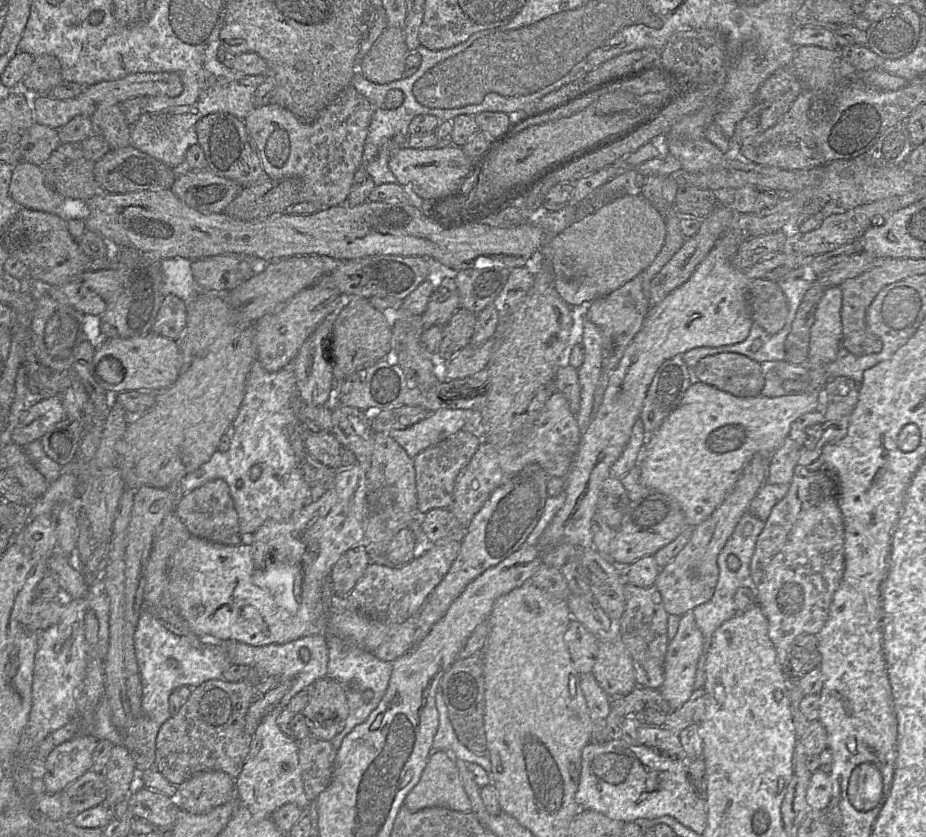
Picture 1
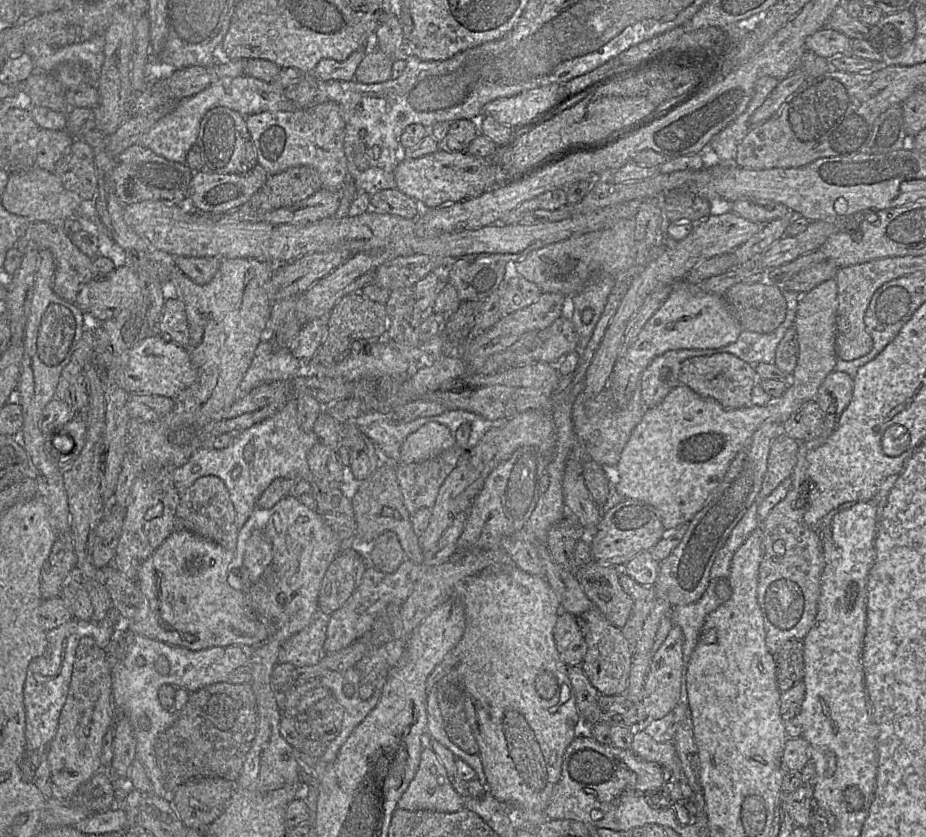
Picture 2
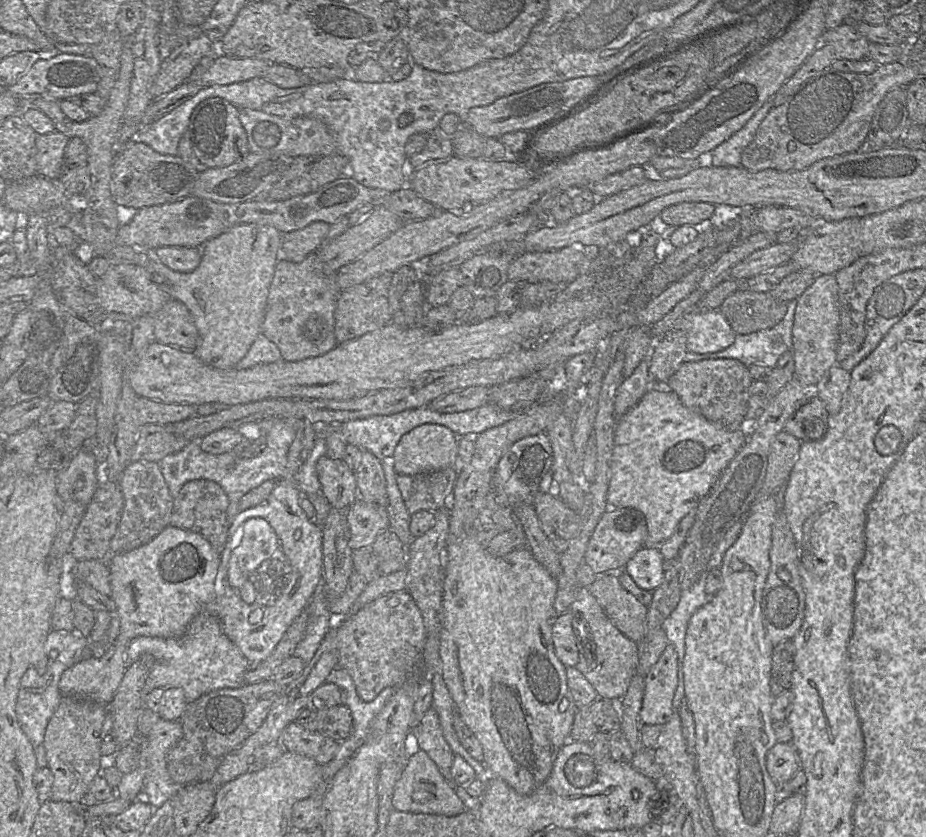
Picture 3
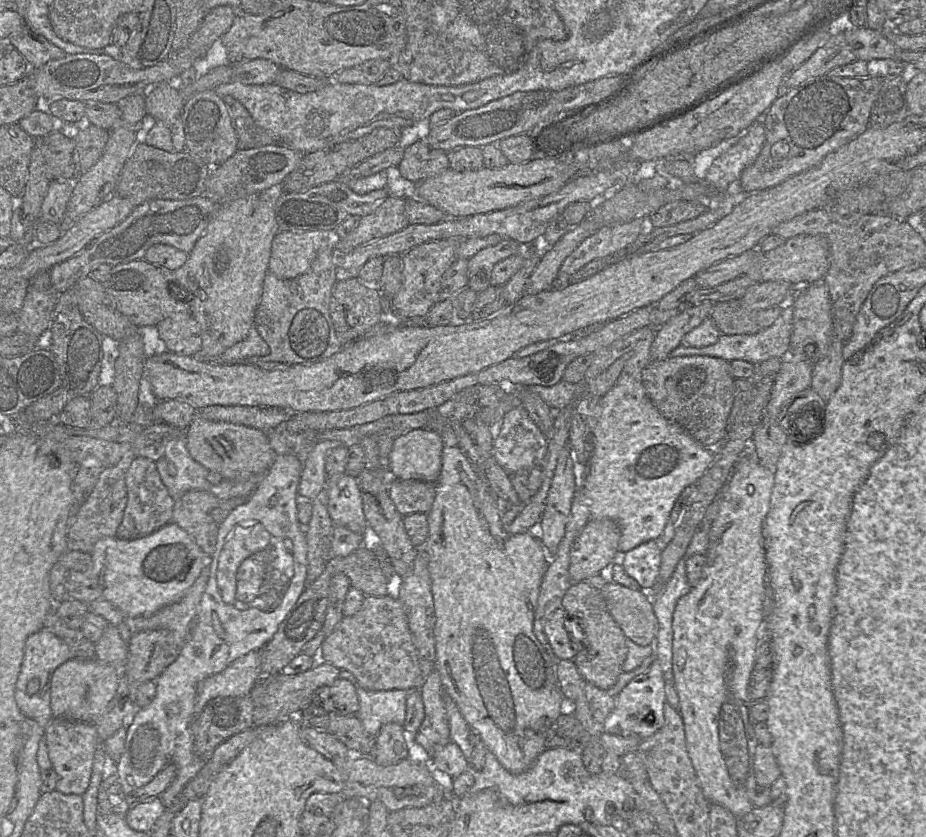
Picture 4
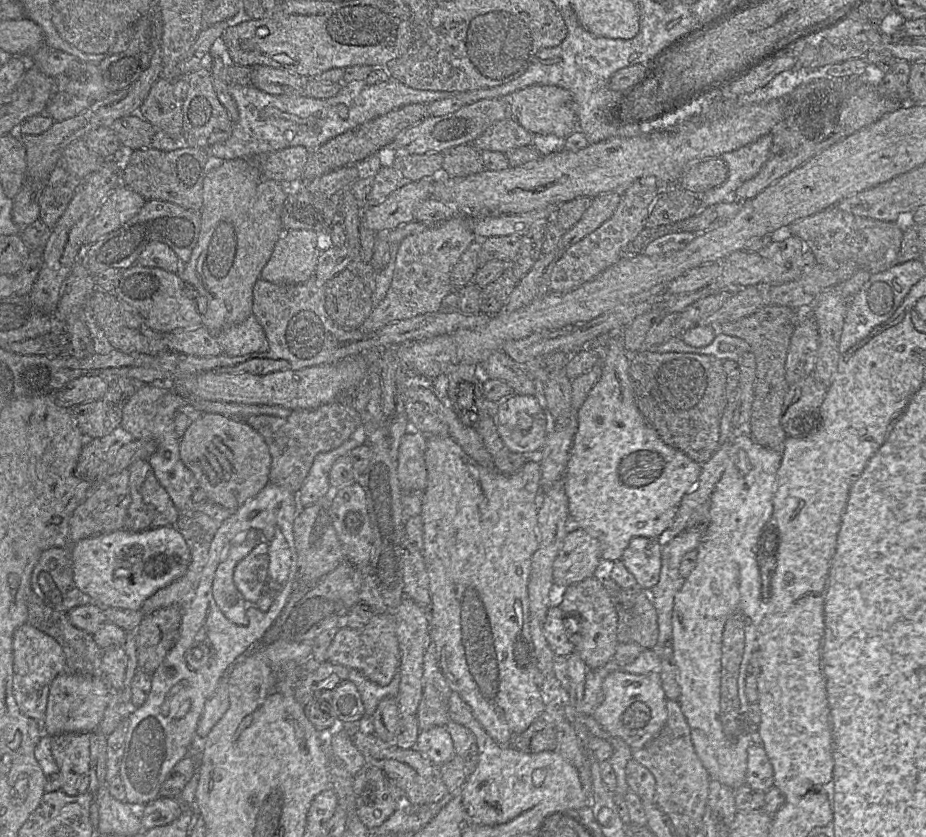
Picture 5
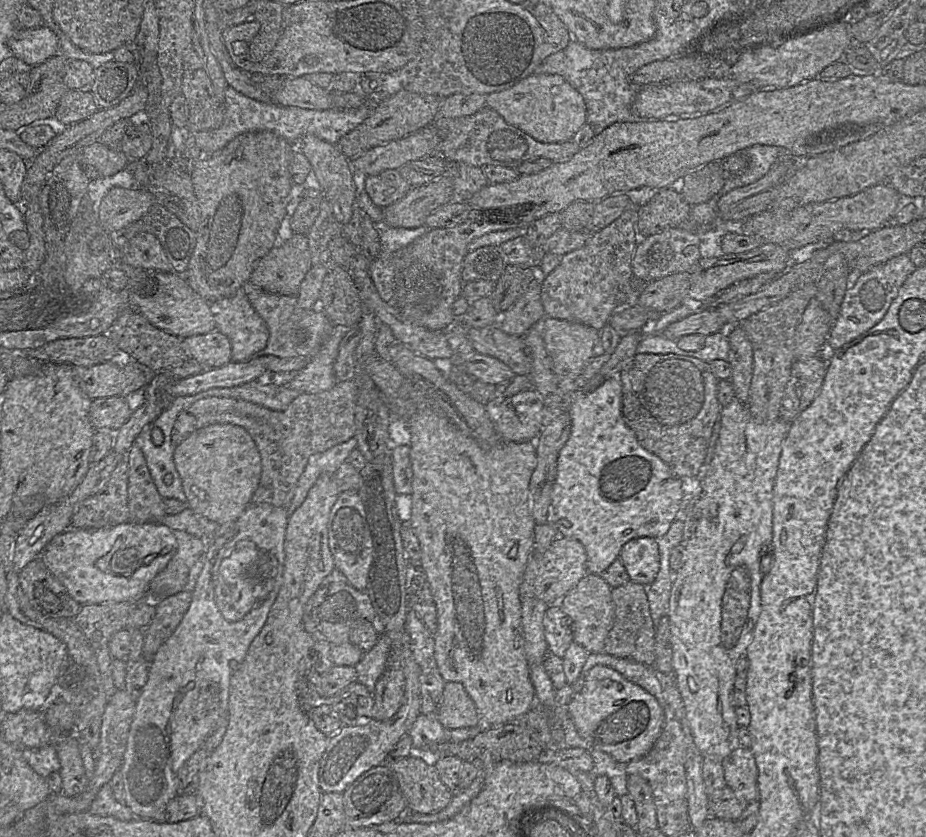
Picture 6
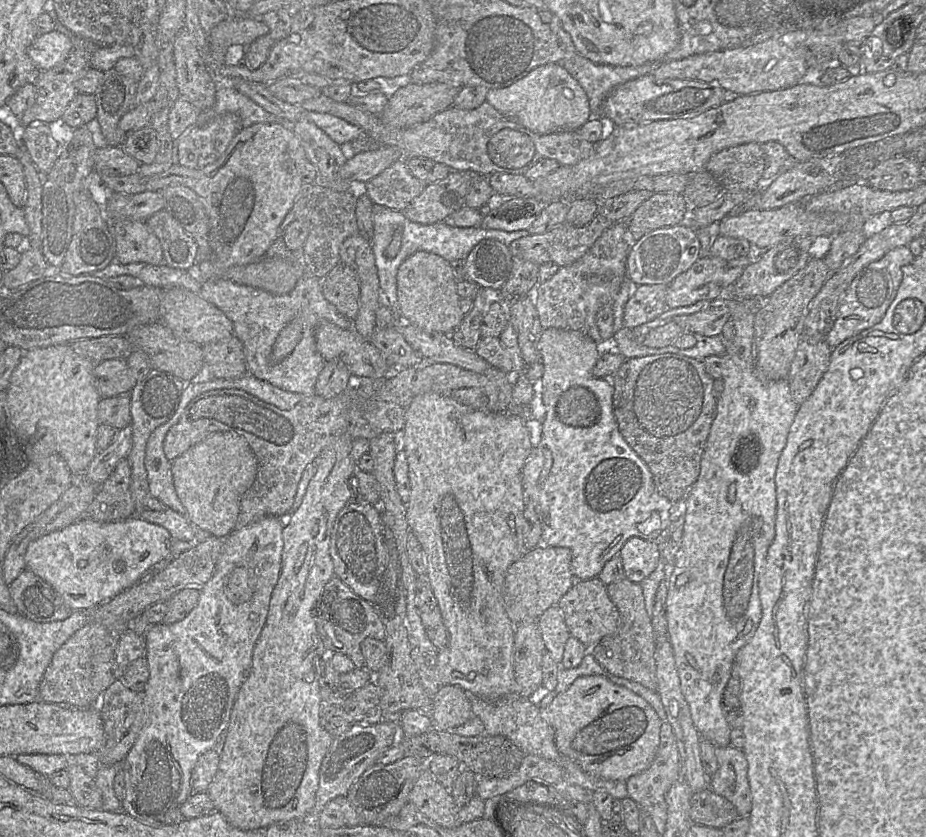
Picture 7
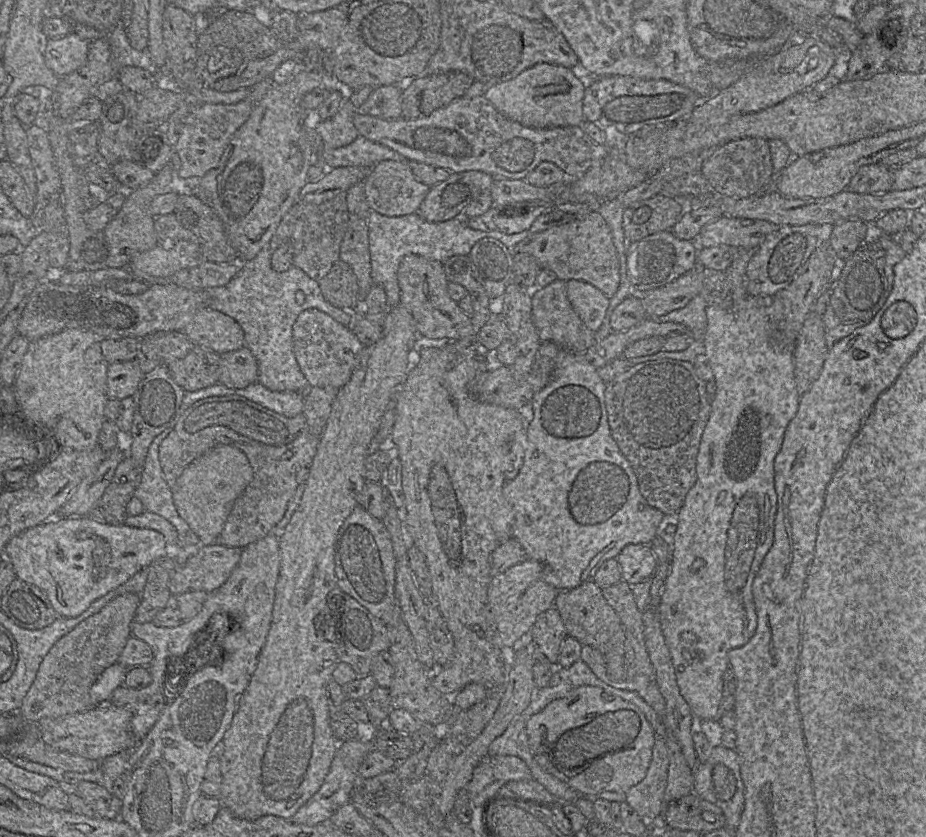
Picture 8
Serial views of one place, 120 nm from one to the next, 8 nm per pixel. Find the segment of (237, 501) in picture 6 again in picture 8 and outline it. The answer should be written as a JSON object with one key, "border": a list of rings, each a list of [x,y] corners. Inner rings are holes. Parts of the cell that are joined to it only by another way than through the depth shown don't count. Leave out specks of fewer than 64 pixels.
{"border":[[[218,445],[208,450],[184,469],[171,491],[179,515],[200,539],[200,545],[218,541],[235,501],[252,478],[253,469],[246,454],[231,445]]]}

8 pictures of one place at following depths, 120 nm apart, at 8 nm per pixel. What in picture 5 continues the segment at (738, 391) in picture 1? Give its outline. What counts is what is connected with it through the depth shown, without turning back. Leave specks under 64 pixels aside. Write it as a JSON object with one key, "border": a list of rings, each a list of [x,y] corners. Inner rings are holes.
{"border":[[[639,351],[630,356],[629,375],[635,402],[646,423],[666,445],[704,465],[717,450],[721,418],[727,406],[727,376],[723,369],[723,361],[713,356],[692,353]]]}

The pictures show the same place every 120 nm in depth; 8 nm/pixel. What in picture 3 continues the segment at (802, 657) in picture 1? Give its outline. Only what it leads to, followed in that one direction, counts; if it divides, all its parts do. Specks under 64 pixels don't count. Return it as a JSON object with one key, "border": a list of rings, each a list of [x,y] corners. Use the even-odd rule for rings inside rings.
{"border":[[[792,639],[773,646],[770,688],[774,697],[778,697],[791,687],[794,655],[795,646]]]}

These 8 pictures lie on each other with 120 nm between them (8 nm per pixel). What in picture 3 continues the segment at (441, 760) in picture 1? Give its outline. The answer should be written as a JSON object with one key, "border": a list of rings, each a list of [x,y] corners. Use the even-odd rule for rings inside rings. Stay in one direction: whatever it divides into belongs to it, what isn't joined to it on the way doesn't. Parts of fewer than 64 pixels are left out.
{"border":[[[423,750],[408,756],[405,766],[393,789],[391,806],[393,810],[455,816],[465,811],[465,806],[457,796],[452,782],[440,772],[435,762]]]}

